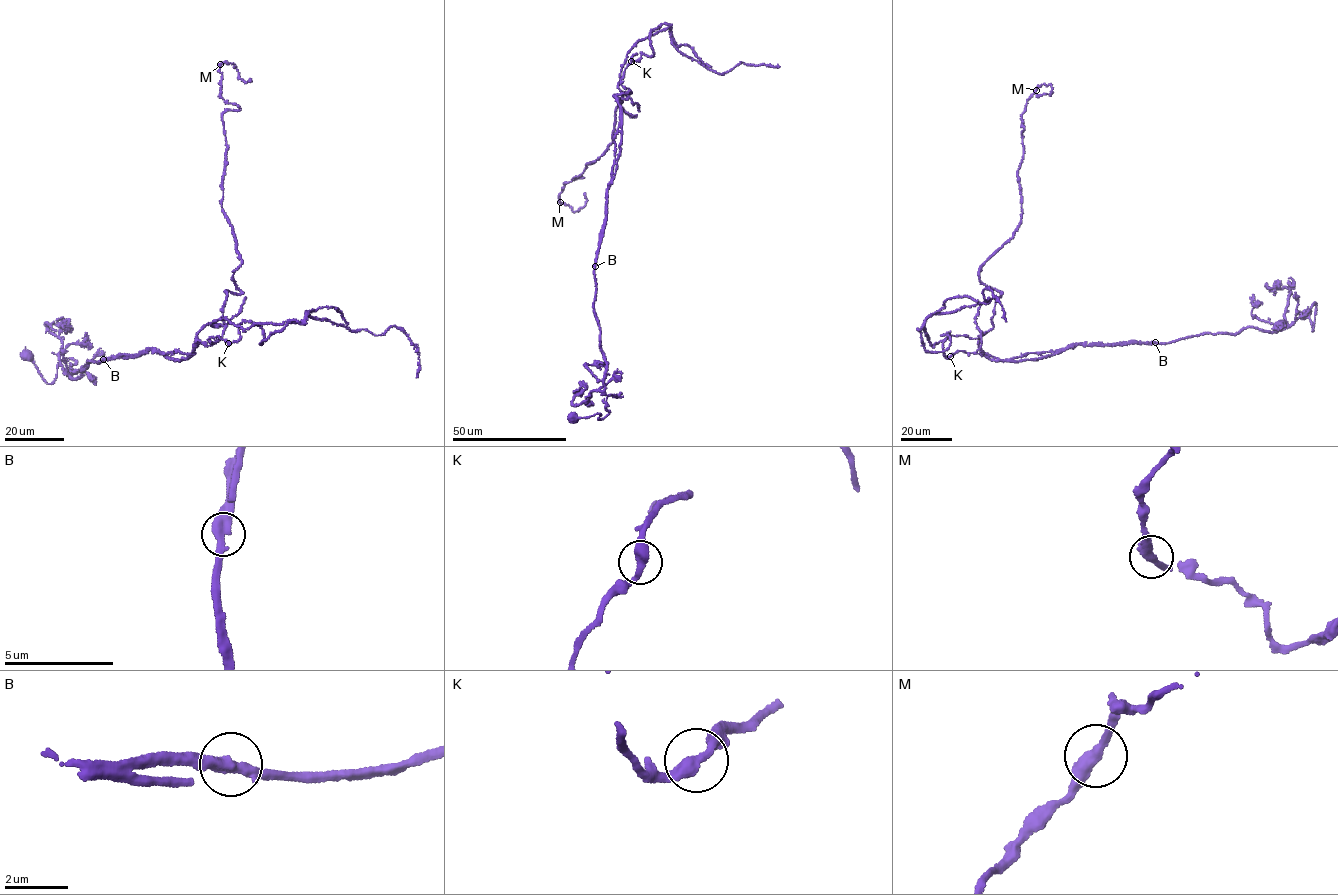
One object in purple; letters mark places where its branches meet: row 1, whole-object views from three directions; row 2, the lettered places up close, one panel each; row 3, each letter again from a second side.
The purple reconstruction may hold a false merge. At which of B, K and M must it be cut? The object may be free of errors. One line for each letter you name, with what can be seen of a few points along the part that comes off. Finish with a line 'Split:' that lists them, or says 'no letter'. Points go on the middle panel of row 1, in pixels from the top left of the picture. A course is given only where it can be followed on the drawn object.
B: (594, 266), (621, 113), (613, 96), (628, 97), (618, 87), (627, 53), (670, 28), (677, 46), (712, 67)
Split: B

